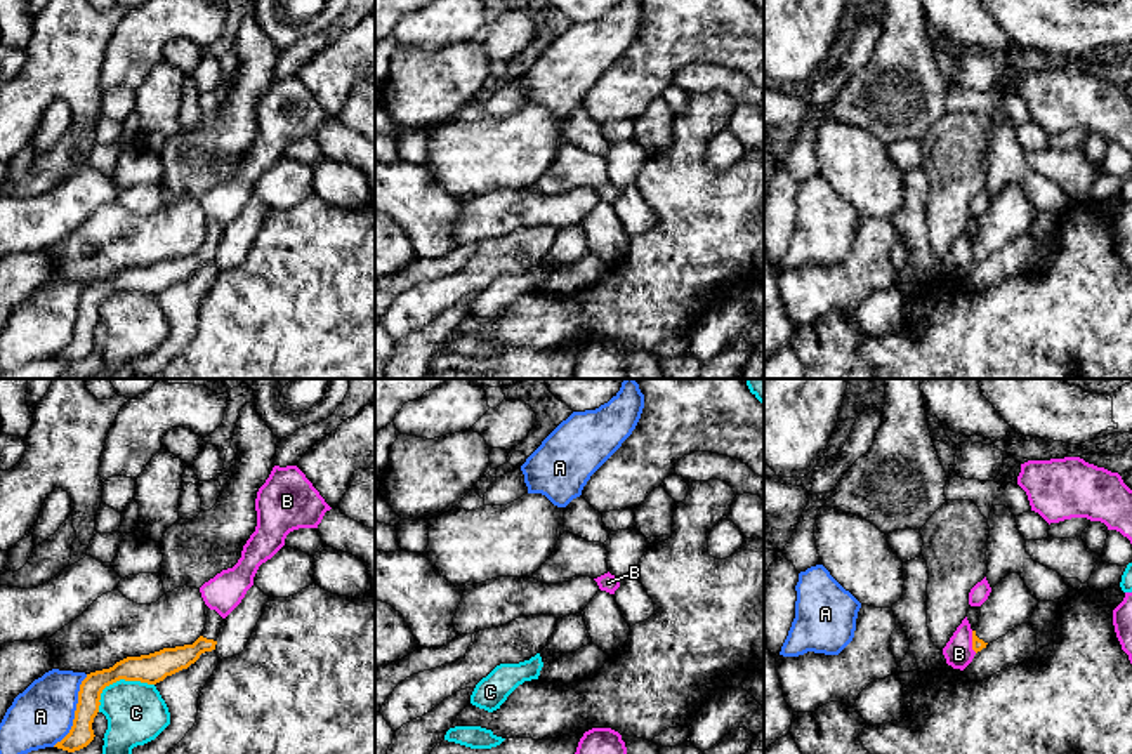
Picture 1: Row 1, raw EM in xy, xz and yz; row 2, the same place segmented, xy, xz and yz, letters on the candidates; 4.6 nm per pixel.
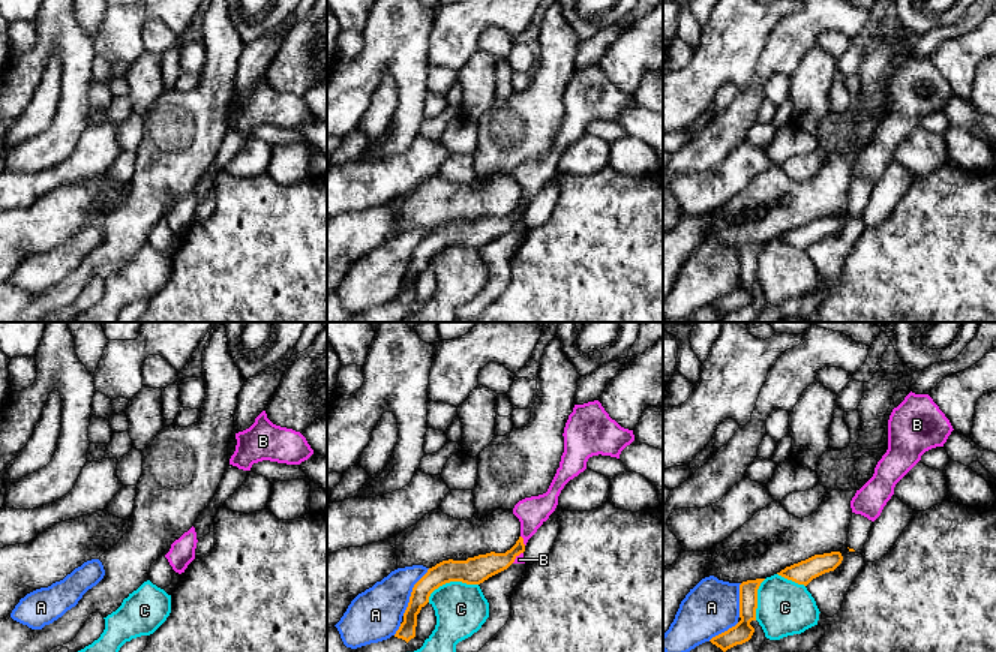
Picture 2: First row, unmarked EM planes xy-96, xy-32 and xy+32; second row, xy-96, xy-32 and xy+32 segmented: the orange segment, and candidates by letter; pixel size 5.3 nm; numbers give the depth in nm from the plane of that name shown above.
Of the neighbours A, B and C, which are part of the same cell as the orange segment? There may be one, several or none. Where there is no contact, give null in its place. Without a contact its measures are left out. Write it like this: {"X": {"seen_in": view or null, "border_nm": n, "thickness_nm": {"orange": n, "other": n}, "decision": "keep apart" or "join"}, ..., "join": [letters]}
{"A": {"seen_in": "xy", "border_nm": 380, "thickness_nm": {"orange": 110, "other": 280}, "decision": "keep apart"}, "B": {"seen_in": "yz", "border_nm": 110, "thickness_nm": {"orange": 60, "other": 140}, "decision": "keep apart"}, "C": {"seen_in": "xy", "border_nm": 300, "thickness_nm": {"orange": 140, "other": 280}, "decision": "keep apart"}, "join": []}

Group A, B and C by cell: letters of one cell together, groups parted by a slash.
A / B / C

